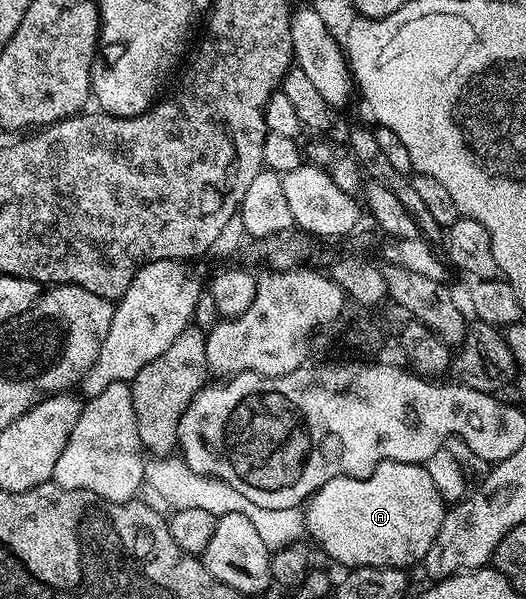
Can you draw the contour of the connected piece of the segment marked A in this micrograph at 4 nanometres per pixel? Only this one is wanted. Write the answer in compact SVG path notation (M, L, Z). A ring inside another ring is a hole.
M384 459L362 479L337 477L305 503L305 531L335 563L352 567L402 567L422 564L441 533L445 500L426 466Z

